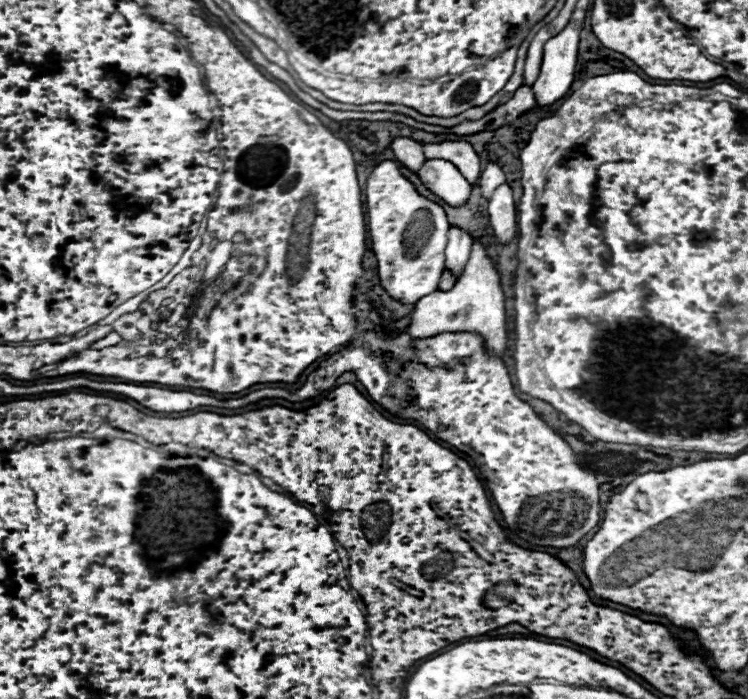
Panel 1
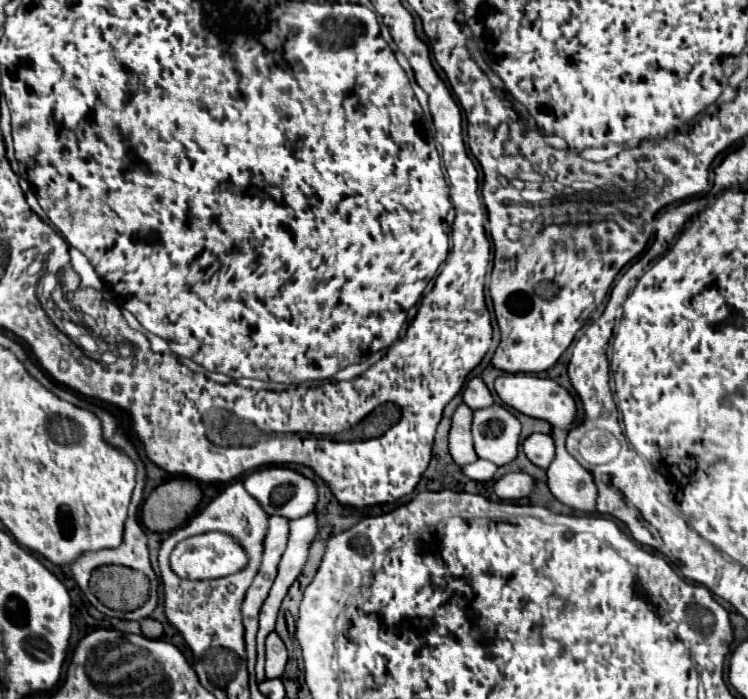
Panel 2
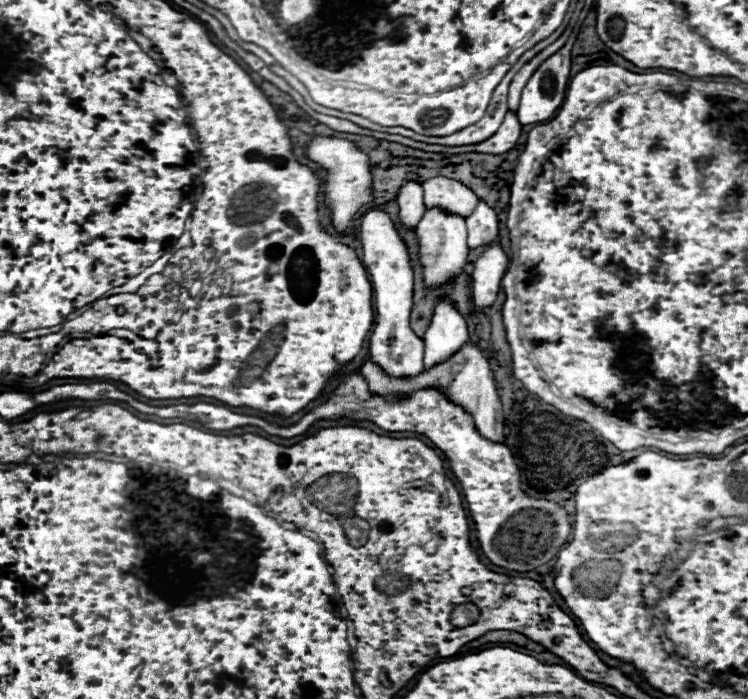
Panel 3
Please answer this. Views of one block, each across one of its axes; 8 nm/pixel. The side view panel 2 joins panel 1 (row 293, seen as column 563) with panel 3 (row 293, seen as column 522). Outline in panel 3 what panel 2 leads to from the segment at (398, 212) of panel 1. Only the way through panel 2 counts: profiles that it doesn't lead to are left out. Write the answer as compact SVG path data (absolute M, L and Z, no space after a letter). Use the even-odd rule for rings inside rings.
M370 210L362 216L360 224L362 240L362 262L370 274L374 286L374 308L376 308L376 328L370 336L370 358L376 360L392 376L416 376L424 356L424 342L410 328L410 312L414 298L414 264L408 254L408 246L400 238L392 218L382 210Z

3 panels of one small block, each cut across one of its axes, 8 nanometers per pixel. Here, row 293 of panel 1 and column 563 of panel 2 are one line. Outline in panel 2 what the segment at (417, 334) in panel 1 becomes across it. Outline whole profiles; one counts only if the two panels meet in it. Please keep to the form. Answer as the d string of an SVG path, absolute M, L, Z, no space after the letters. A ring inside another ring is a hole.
M552 430L552 438L556 442L556 456L546 470L550 492L556 496L556 500L574 510L594 512L598 488L594 484L592 474L566 452L566 432Z

